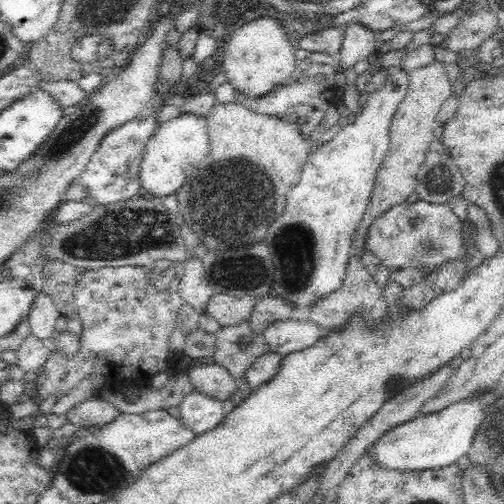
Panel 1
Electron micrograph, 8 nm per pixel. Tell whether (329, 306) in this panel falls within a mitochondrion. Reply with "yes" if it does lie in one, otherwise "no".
no

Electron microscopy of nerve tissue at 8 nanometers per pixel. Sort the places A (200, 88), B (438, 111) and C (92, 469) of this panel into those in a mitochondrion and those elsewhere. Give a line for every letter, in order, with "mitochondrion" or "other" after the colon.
A: other
B: other
C: mitochondrion

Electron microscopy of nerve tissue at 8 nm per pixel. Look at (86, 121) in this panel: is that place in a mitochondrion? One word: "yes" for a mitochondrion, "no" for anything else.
yes

